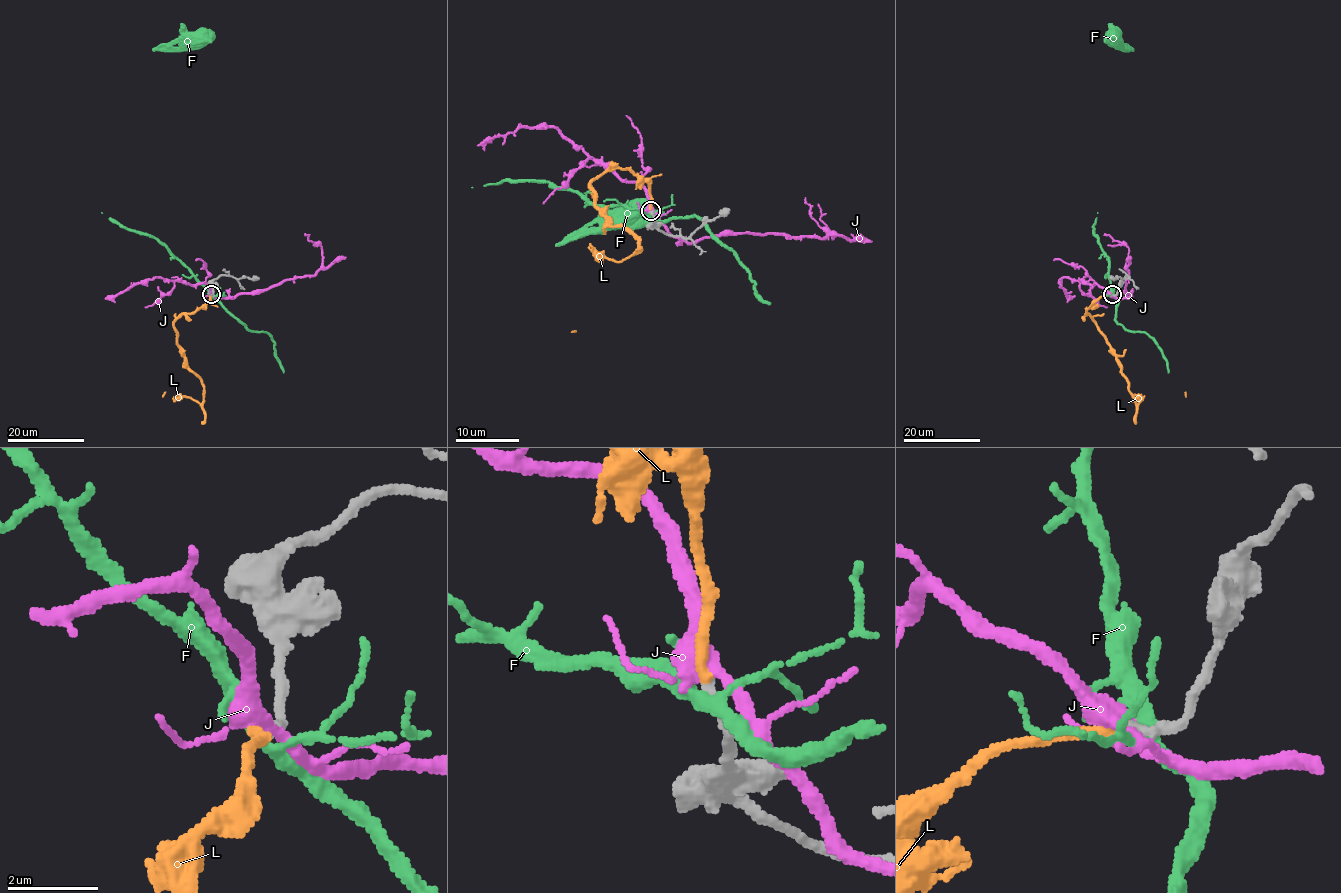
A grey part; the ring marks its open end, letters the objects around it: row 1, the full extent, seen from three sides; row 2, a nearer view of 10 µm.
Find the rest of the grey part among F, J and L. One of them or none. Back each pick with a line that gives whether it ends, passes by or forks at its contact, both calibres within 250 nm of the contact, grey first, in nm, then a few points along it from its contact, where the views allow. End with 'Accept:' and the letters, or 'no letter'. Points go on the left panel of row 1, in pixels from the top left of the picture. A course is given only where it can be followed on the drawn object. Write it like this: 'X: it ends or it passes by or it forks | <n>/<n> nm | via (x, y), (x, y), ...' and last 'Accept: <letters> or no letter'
L: it ends | 190/240 nm | via (211, 294), (174, 324), (184, 363), (202, 382), (203, 402), (165, 392), (162, 397)
Accept: L

